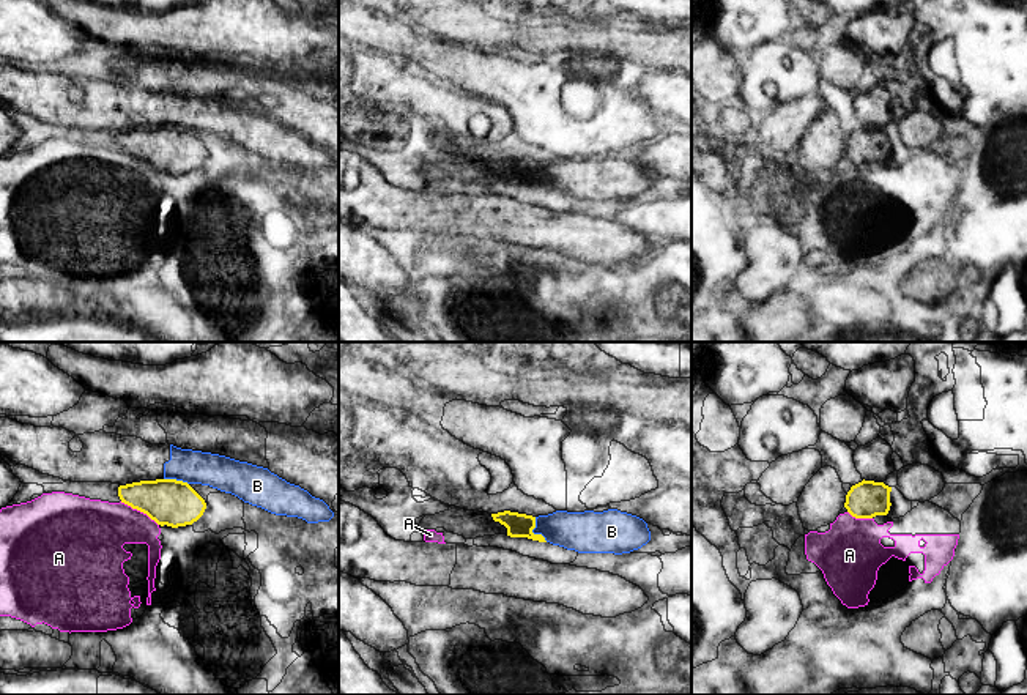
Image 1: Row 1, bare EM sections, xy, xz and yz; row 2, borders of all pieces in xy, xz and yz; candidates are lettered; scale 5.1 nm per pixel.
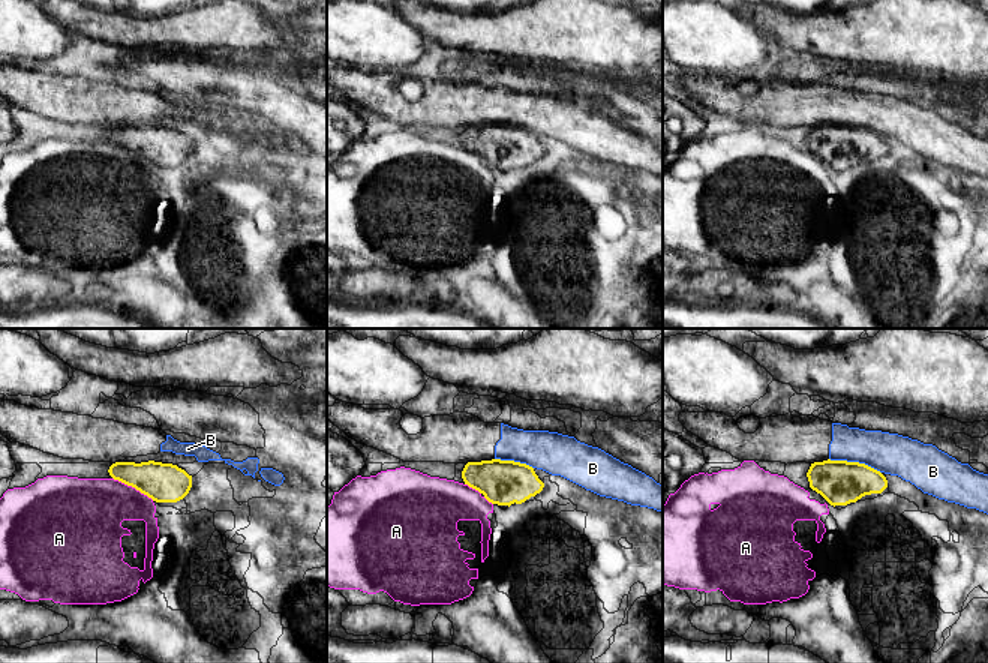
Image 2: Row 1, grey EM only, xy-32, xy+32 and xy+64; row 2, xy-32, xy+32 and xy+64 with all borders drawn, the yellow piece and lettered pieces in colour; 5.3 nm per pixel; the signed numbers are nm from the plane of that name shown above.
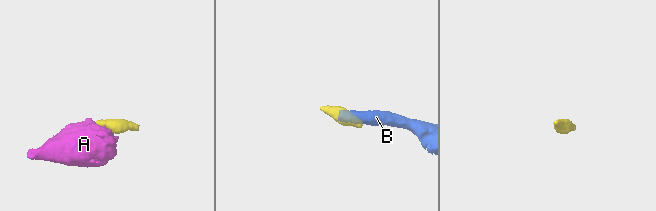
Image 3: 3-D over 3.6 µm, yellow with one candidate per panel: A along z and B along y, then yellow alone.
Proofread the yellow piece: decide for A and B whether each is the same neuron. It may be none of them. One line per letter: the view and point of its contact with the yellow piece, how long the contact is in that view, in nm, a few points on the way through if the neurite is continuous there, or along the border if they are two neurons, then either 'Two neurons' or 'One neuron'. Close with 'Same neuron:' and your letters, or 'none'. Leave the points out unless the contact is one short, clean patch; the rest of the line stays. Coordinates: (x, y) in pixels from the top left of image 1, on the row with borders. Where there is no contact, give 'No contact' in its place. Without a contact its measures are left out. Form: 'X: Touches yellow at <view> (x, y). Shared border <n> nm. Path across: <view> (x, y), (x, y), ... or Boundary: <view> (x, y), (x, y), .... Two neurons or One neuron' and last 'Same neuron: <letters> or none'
A: Touches yellow at xy (139, 509). Shared border 240 nm. Boundary: xy (120, 501), (145, 512), (158, 525). Two neurons
B: Touches yellow at xz (531, 531). Shared border 140 nm. Boundary: xz (534, 517), (533, 531), (547, 541). Two neurons
Same neuron: none

